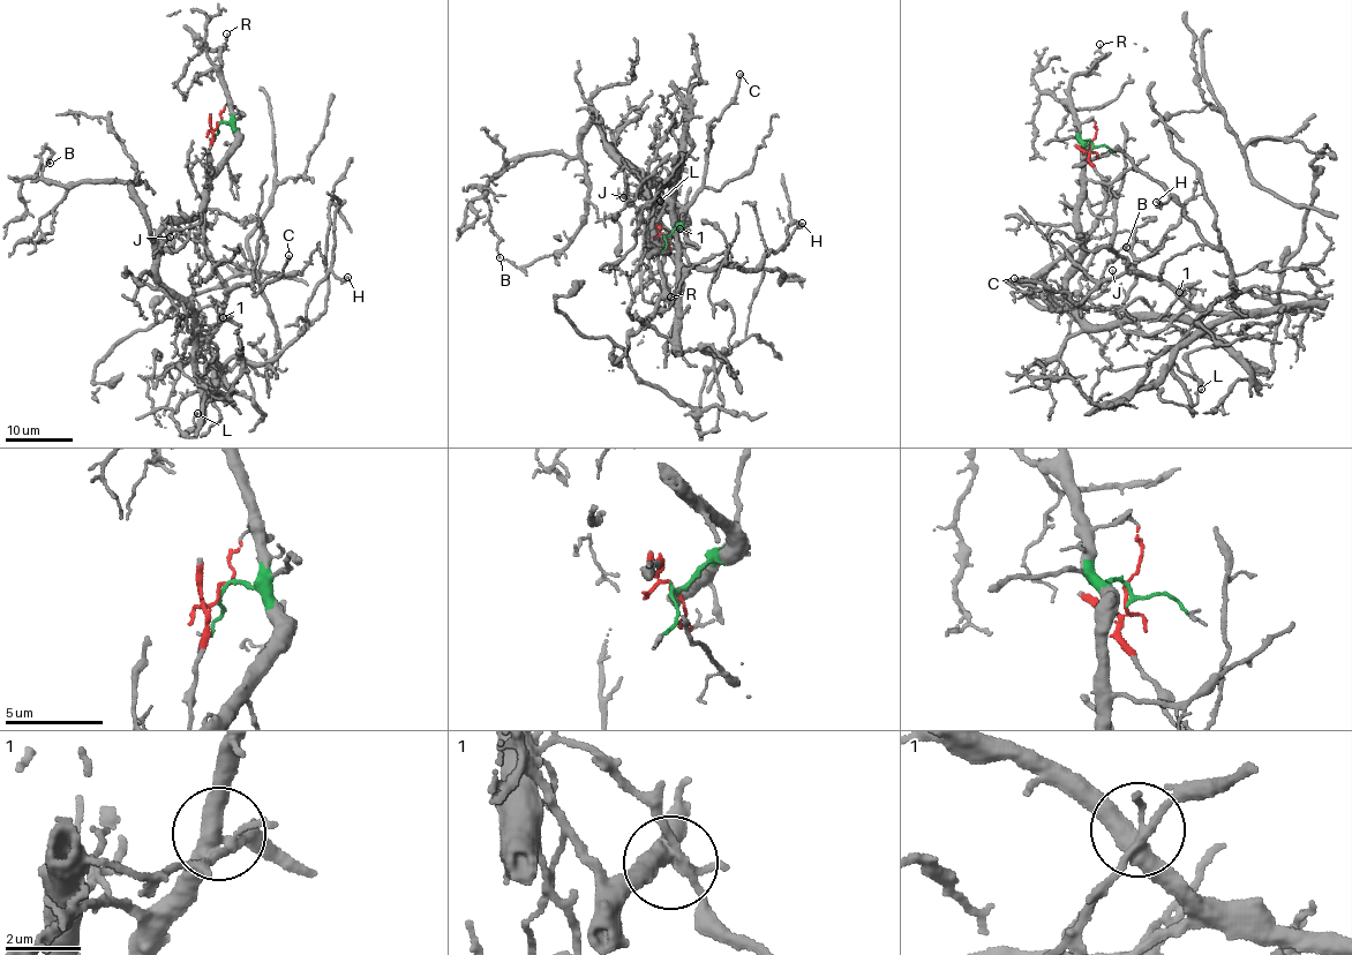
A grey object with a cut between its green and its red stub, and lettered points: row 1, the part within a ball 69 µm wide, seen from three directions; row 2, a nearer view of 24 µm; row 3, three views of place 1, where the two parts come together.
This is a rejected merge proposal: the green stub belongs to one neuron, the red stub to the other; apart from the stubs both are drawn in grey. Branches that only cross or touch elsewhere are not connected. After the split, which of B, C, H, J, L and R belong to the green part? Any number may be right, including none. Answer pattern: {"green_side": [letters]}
{"green_side": ["B", "R"]}

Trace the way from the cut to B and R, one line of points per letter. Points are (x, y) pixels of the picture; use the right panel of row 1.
B: (1091, 143), (1066, 300), (1031, 299), (1043, 270), (1051, 301), (1079, 290), (1098, 248), (1127, 247)
R: (1091, 143), (1080, 138), (1080, 122), (1069, 102), (1069, 80), (1098, 59), (1102, 54), (1101, 44)

